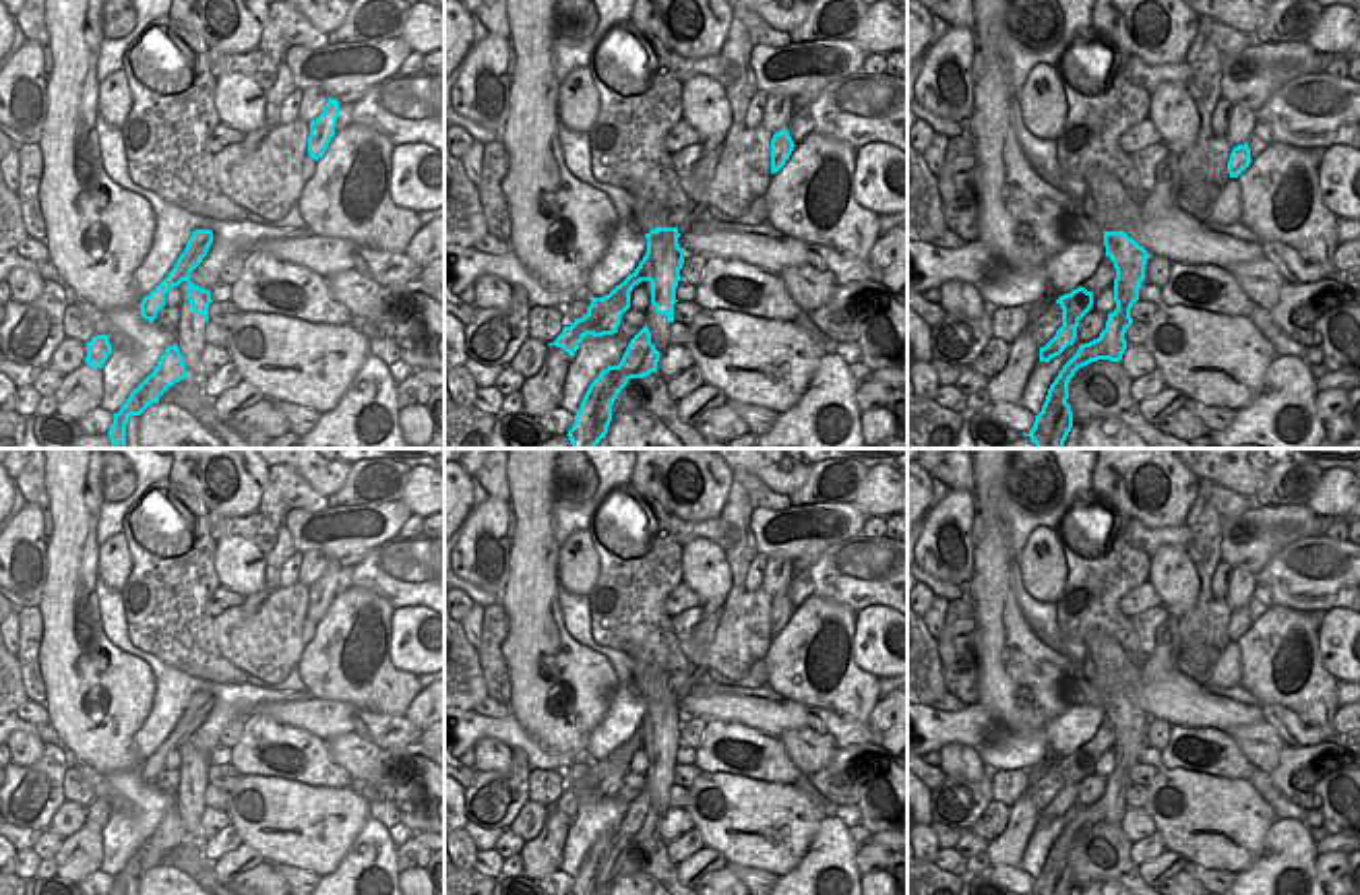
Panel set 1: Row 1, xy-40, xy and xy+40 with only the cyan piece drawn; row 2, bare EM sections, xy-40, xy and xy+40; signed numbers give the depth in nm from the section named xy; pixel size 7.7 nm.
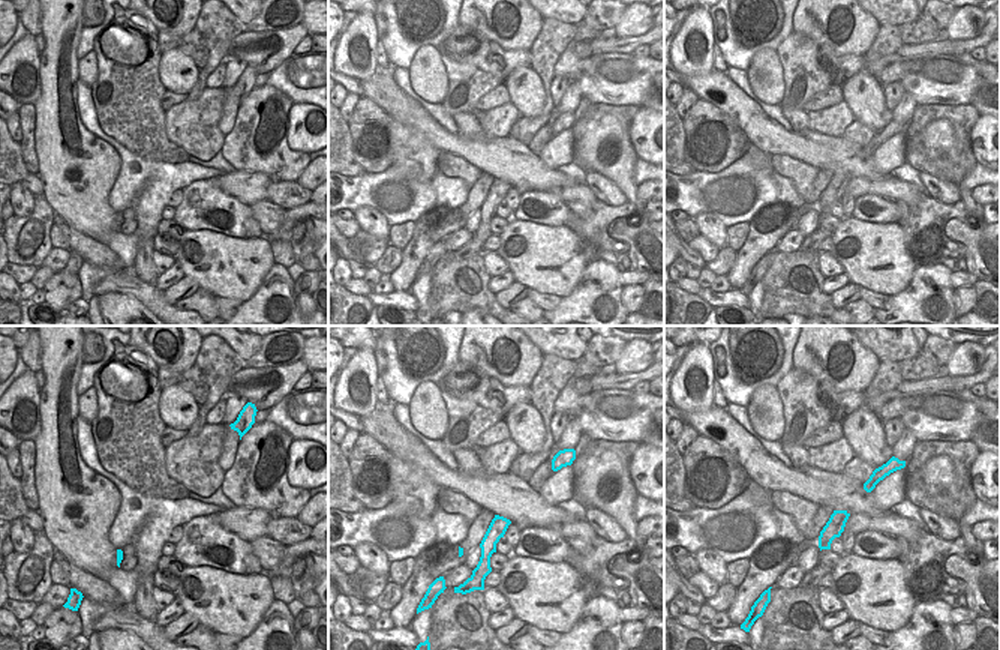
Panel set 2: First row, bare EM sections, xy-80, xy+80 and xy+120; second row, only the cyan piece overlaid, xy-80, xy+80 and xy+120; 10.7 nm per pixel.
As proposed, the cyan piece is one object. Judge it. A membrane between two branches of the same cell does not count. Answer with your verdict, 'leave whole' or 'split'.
split

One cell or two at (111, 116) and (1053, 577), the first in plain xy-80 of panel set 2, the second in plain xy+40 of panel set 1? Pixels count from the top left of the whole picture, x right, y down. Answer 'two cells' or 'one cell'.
two cells

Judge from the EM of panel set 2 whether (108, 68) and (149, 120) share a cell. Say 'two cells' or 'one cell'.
one cell

